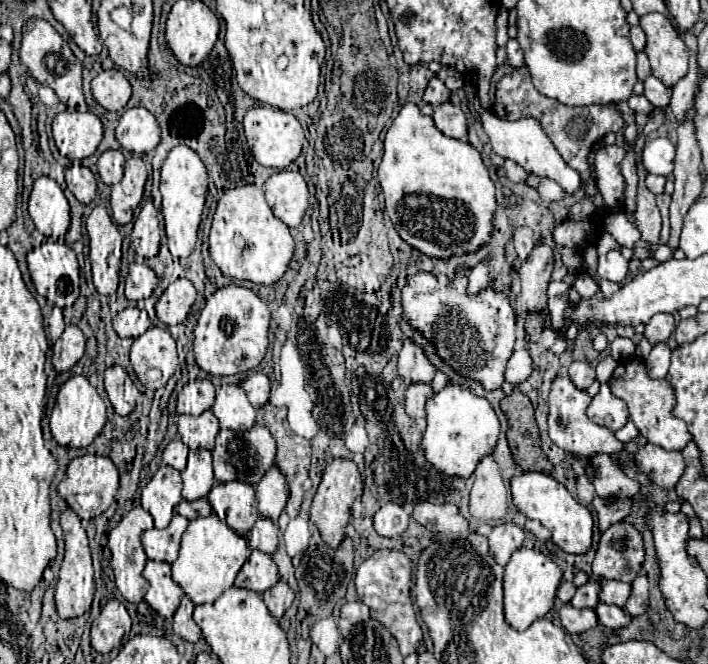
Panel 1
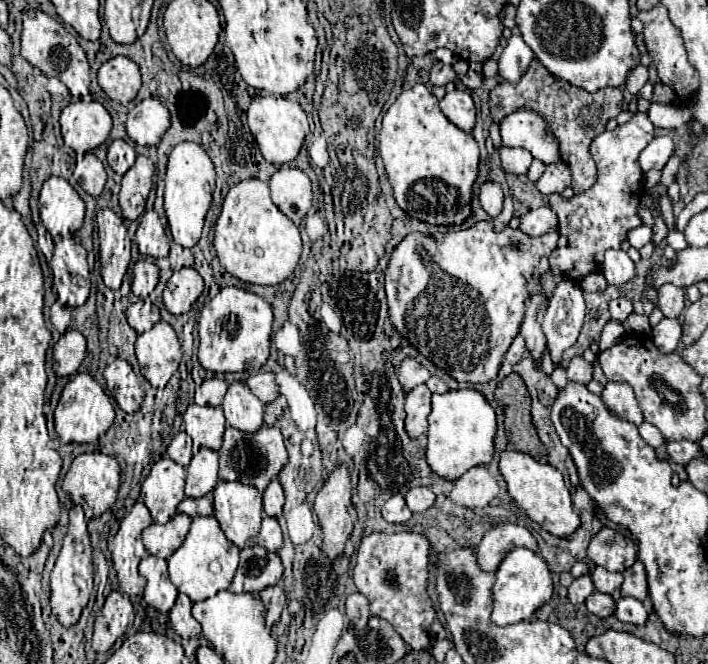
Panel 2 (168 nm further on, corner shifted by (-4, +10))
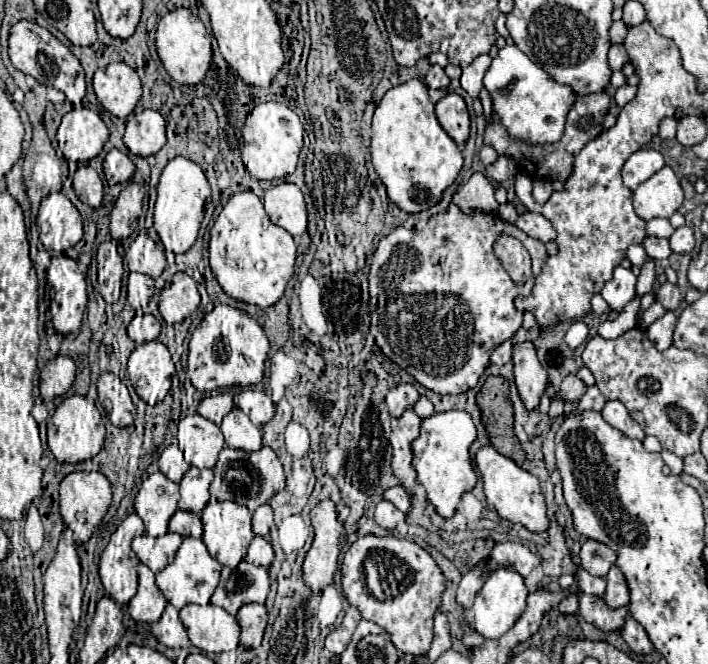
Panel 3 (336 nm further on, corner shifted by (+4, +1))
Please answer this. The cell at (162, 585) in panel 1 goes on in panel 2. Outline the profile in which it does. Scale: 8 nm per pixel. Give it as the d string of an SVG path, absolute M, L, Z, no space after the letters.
M148 555L140 561L138 571L148 581L146 589L144 589L144 601L158 611L170 611L178 597L178 589L168 577L166 559Z

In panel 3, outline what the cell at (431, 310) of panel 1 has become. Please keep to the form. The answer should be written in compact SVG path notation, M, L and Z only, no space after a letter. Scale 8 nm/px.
M454 202L448 210L428 218L424 228L394 228L378 242L370 266L370 332L378 348L402 370L416 378L416 382L436 394L462 394L478 384L478 378L490 362L492 350L504 340L512 338L522 326L522 312L514 306L516 298L526 298L534 282L522 286L514 284L502 262L494 254L498 236L510 234L522 242L532 256L532 280L540 274L546 262L546 248L540 240L526 236L514 224L508 224L494 212L472 210L464 214Z

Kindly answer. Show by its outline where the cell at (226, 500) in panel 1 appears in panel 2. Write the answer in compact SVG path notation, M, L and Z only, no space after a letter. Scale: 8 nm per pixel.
M220 479L212 495L214 495L214 515L218 517L218 523L222 525L222 531L226 533L226 537L234 541L234 545L238 545L240 549L254 545L258 529L260 529L262 513L264 513L260 491L254 485L242 485L240 481L222 481Z

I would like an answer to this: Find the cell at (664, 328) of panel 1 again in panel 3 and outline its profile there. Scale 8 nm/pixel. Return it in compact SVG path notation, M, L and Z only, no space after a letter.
M664 282L658 290L656 290L656 300L660 304L664 304L668 310L676 310L682 302L682 294L678 290L676 284L670 284L670 282Z

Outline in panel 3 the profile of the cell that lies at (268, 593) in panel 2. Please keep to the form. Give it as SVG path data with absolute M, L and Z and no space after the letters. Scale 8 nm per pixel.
M246 604L238 610L236 622L240 626L240 644L244 648L258 648L268 622L266 608L262 604Z

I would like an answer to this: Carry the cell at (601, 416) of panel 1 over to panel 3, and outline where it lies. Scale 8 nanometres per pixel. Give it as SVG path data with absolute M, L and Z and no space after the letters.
M614 400L614 402L606 402L606 406L602 408L602 416L604 416L604 420L610 424L610 426L614 426L614 428L618 428L622 434L626 434L628 438L634 438L634 440L644 440L644 430L642 430L642 426L638 424L638 422L634 422L632 420L632 416L628 414L628 410L626 410L626 406L622 404L622 402L618 402L618 400Z

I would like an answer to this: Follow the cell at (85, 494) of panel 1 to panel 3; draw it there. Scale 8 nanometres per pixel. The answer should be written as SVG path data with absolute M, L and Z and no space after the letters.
M72 472L60 482L60 516L64 520L64 526L74 532L76 544L84 544L90 540L98 524L102 522L110 502L112 502L112 492L110 492L110 482L104 474L98 472Z

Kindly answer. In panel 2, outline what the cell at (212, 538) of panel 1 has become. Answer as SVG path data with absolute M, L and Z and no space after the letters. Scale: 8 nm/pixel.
M198 515L192 519L192 527L184 543L168 559L168 571L178 591L186 593L196 603L214 597L222 589L228 589L238 569L238 561L240 561L240 549L232 541L228 541L218 519L214 515L208 517Z

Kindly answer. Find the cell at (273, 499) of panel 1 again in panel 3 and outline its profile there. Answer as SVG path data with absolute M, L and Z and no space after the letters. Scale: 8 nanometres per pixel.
M268 504L260 506L254 516L252 516L252 530L258 536L268 536L270 526L274 524L274 516L272 516L272 508Z

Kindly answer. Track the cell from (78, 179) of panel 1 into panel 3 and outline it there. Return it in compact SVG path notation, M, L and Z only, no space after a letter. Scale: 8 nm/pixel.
M88 164L78 166L78 170L74 174L74 190L84 204L88 204L92 208L98 208L102 204L102 194L104 194L102 180L92 166L88 166Z

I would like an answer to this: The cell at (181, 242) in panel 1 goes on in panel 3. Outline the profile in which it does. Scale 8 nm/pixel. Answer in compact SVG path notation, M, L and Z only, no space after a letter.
M182 156L168 162L157 185L156 208L154 208L154 230L158 232L168 252L182 254L190 250L204 220L204 204L208 198L210 198L210 184L198 164Z

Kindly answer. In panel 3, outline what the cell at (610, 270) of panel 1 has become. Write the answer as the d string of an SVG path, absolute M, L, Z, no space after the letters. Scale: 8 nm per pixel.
M618 266L614 268L614 278L604 284L600 294L612 310L622 312L624 306L636 298L636 276L630 270Z

